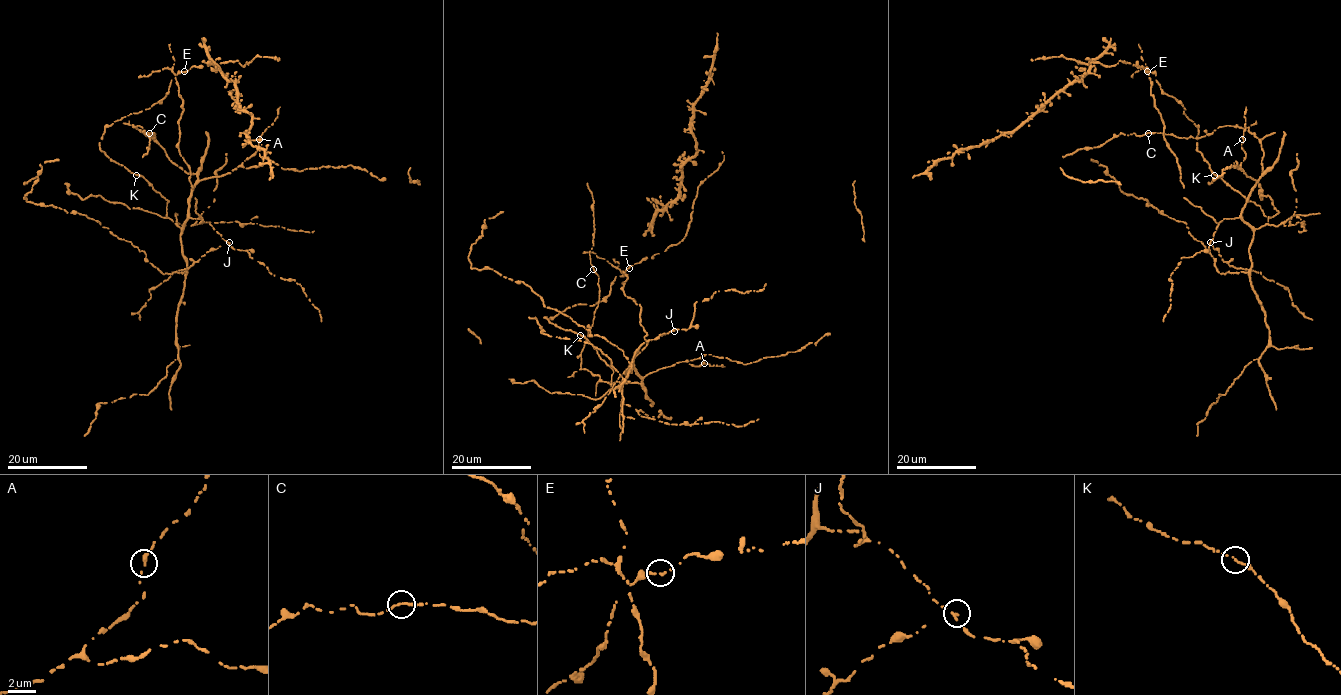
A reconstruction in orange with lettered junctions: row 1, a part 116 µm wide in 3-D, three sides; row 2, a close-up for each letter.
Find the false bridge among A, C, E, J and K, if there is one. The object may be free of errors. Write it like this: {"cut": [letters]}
{"cut": ["J"]}

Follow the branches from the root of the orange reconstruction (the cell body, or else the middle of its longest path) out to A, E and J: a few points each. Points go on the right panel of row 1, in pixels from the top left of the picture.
A: (1214, 175), (1259, 205), (1268, 223), (1252, 228), (1241, 216), (1257, 182), (1240, 167), (1245, 157), (1242, 139)
E: (1214, 175), (1197, 150), (1198, 128), (1185, 116), (1185, 109), (1177, 99), (1162, 91), (1155, 74), (1147, 71)
J: (1214, 175), (1259, 205), (1269, 218), (1268, 223), (1257, 229), (1239, 217), (1224, 218), (1217, 225), (1210, 242)

